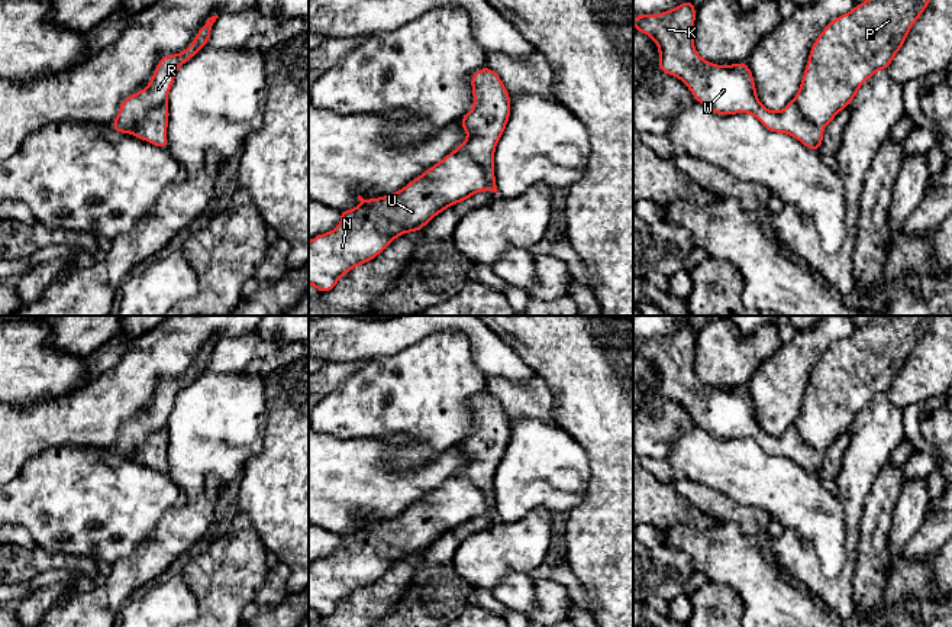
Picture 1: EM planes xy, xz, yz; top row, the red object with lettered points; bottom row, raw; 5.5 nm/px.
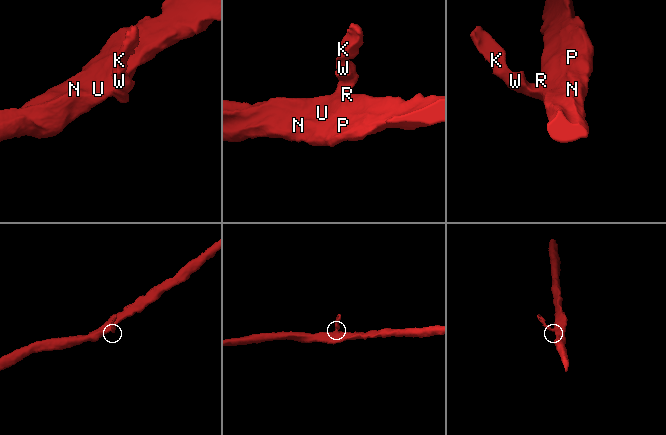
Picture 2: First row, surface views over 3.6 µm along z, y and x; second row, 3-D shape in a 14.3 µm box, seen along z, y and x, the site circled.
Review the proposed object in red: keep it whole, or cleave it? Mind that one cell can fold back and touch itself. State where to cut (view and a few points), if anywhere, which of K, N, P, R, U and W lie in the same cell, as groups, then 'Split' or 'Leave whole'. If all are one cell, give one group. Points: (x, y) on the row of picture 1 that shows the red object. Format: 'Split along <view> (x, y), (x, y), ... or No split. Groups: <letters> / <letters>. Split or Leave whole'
Split along xz (455, 151), (470, 155), (483, 168), (489, 187). Groups: K W / N P R U. Split

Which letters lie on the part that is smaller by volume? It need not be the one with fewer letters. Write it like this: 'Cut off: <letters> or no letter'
Cut off: K, W

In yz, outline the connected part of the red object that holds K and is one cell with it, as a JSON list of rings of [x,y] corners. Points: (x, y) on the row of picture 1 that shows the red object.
[[[691,0],[682,1],[678,7],[662,12],[658,16],[636,14],[633,17],[636,32],[651,36],[658,45],[658,71],[664,71],[684,81],[693,97],[713,113],[723,116],[749,113],[755,116],[767,130],[788,133],[806,148],[819,152],[824,139],[822,129],[816,127],[800,113],[794,100],[781,111],[765,109],[756,96],[755,81],[746,61],[740,64],[729,64],[726,68],[722,68],[720,64],[711,64],[696,52],[694,20],[696,6]]]

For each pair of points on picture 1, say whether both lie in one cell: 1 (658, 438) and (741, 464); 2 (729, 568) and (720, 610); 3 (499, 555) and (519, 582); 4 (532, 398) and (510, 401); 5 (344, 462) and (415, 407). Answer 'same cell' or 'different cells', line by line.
1: different cells
2: different cells
3: different cells
4: same cell
5: different cells

